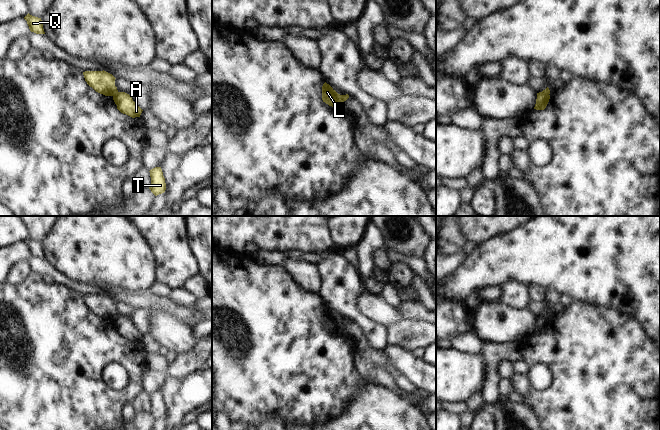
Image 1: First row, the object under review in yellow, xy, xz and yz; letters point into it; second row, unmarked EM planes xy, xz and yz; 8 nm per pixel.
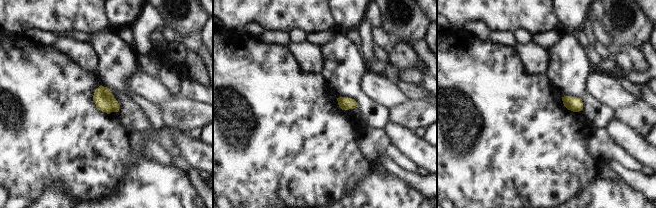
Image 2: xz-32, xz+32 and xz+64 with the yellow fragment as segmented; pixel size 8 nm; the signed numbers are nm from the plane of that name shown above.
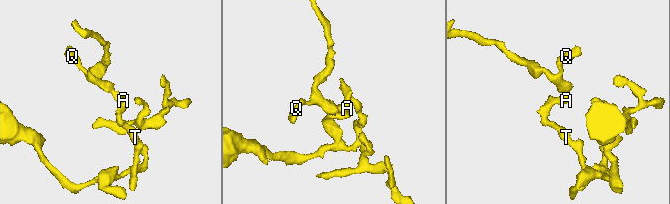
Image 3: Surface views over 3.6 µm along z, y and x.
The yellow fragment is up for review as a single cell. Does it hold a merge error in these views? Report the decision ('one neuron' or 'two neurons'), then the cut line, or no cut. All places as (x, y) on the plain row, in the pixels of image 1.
two neurons | xy (117, 315), (112, 319)

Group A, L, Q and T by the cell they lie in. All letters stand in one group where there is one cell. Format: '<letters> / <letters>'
A T / L Q

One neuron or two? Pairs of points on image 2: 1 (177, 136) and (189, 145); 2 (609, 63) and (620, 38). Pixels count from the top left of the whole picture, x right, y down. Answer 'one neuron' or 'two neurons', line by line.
1: one neuron
2: one neuron

